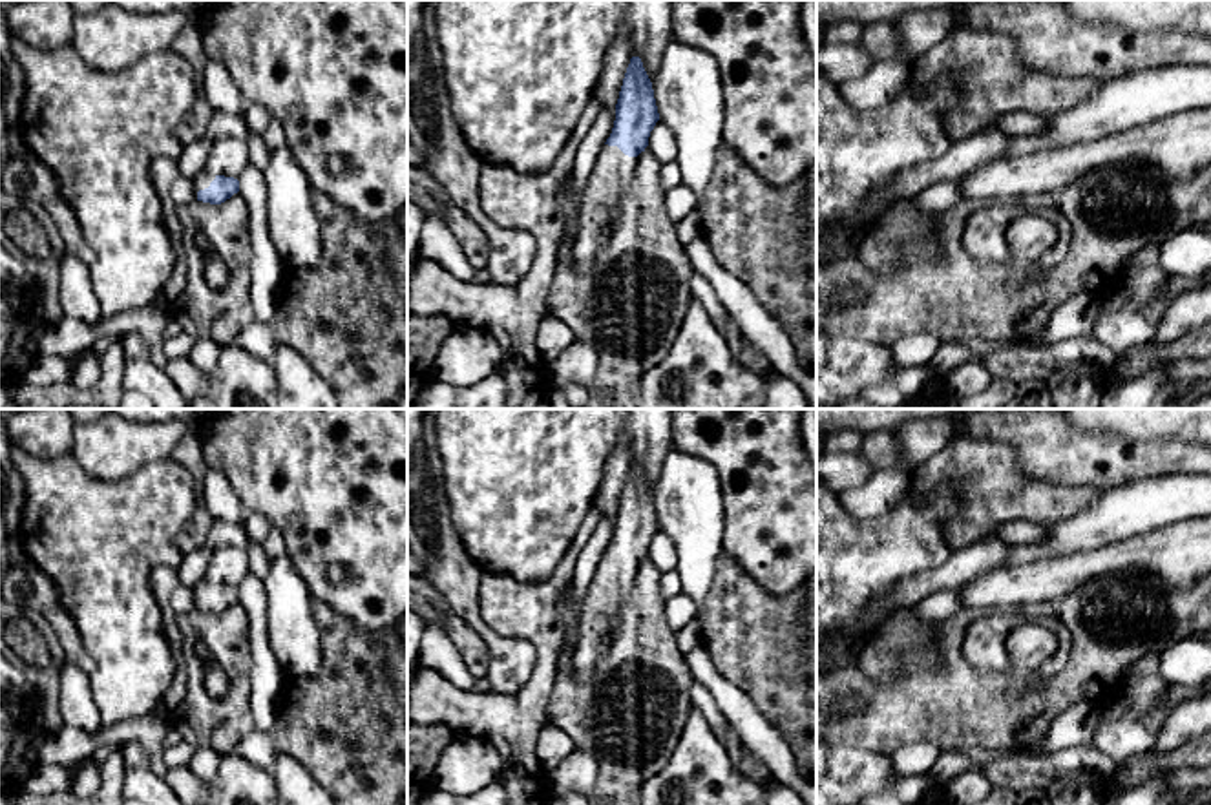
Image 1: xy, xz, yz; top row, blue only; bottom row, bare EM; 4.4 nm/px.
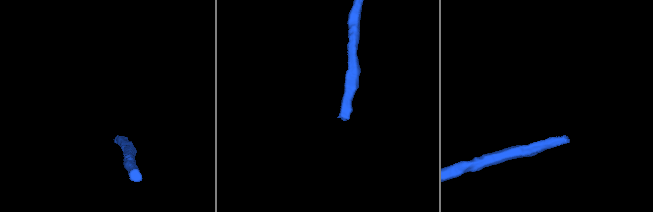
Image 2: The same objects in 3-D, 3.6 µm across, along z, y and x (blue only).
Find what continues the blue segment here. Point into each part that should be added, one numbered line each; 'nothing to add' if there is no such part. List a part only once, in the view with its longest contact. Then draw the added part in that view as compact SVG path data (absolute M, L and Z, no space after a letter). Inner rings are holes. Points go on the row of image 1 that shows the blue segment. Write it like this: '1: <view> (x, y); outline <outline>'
1: xz (605, 188); outline M605 144L581 199L581 225L572 245L572 257L584 270L610 235L619 203L625 197L628 170L637 157L625 155L617 146Z

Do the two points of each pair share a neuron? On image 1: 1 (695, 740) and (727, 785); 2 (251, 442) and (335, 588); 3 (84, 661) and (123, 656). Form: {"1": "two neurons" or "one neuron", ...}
{"1": "one neuron", "2": "one neuron", "3": "two neurons"}

